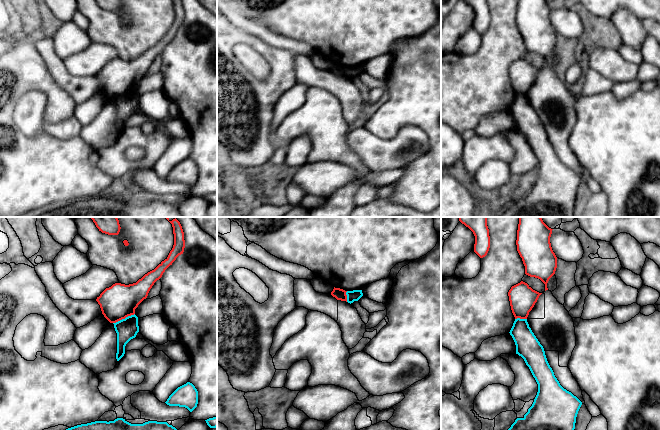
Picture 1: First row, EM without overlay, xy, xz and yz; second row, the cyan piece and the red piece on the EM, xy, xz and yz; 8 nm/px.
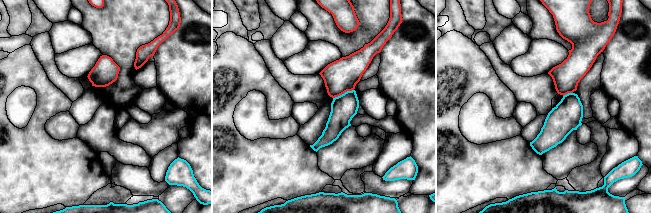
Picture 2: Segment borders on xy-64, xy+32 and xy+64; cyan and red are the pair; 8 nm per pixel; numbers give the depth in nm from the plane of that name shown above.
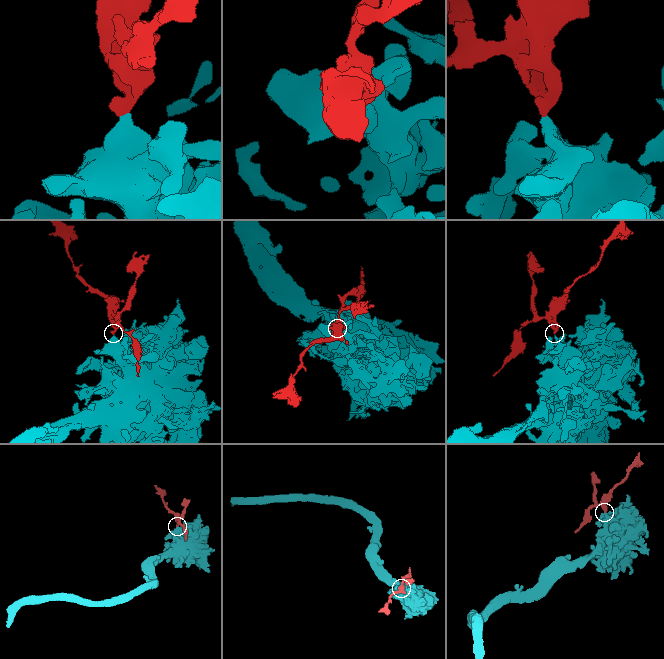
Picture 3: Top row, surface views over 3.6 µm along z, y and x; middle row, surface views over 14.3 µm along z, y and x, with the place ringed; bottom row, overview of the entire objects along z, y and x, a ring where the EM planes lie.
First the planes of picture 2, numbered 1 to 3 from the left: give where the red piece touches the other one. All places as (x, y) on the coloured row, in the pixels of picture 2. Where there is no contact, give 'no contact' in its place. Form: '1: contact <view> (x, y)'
1: no contact
2: contact xy+32 (344, 93)
3: contact xy+64 (568, 93)

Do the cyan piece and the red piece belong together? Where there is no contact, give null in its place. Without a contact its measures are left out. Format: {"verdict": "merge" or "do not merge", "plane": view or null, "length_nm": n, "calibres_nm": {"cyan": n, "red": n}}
{"verdict": "do not merge", "plane": "xy", "length_nm": 190, "calibres_nm": {"cyan": 170, "red": 280}}

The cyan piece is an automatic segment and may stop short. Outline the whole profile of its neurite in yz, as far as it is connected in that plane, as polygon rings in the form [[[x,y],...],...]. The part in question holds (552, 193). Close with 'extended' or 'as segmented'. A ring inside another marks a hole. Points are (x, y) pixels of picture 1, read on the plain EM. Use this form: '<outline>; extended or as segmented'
[[[515,95],[509,109],[515,118],[516,130],[524,135],[538,160],[538,168],[524,193],[517,194],[504,210],[492,217],[573,217],[576,193],[582,178],[560,161],[527,95]]]; as segmented

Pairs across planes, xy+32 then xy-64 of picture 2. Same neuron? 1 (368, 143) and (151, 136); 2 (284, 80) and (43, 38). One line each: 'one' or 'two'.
1: one
2: one

